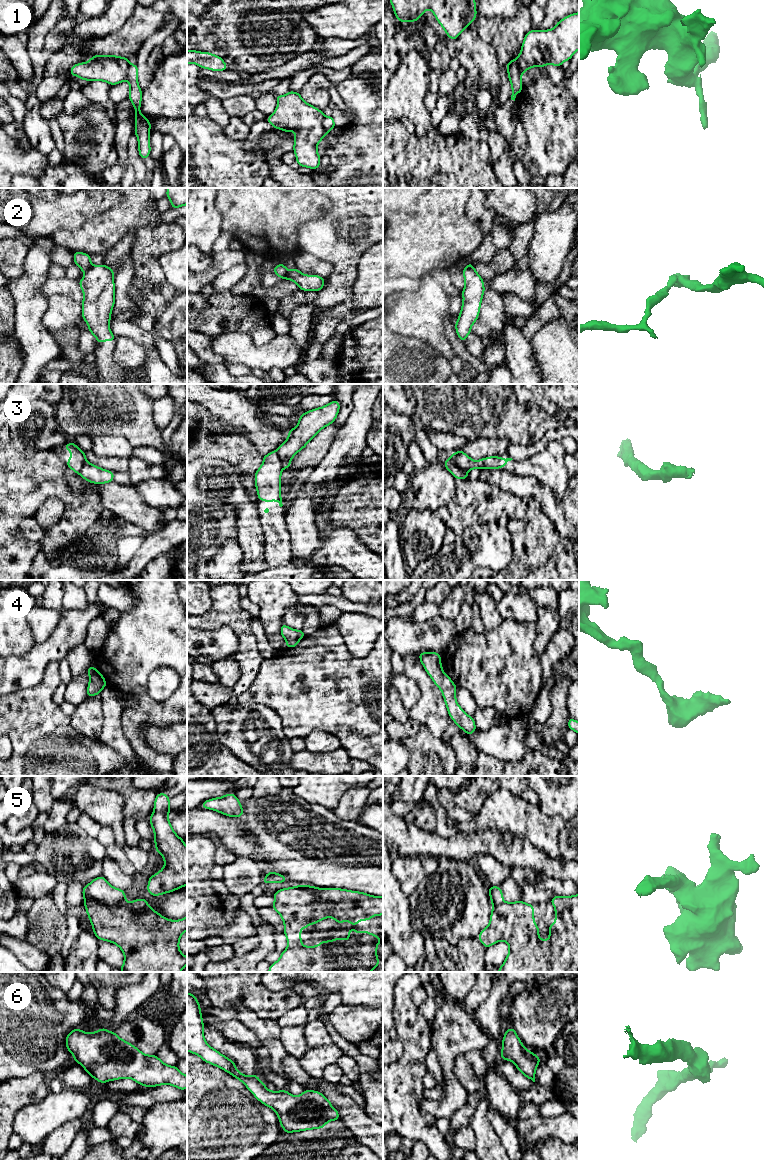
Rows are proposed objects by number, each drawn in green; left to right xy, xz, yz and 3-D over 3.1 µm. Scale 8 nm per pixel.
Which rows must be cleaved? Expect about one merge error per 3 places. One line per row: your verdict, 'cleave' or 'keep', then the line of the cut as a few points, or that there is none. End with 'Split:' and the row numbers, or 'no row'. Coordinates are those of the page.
1: cleave; cut yz (513, 60), (522, 72)
2: cleave; cut xy (92, 265), (85, 272)
3: cleave; cut yz (449, 457), (459, 468), (466, 472)
4: keep; cut none
5: cleave; cut xy (85, 886), (86, 892), (92, 898), (109, 904), (124, 902)
6: keep; cut none
Split: 1, 2, 3, 5

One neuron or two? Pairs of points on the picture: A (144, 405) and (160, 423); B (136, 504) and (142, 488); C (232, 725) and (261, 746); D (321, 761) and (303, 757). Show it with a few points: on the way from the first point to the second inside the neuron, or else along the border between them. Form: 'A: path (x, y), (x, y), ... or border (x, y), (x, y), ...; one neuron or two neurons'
A: border (152, 401), (152, 418), (155, 428), (160, 433); two neurons
B: border (132, 485), (147, 504), (158, 508); two neurons
C: path (240, 732), (246, 738), (258, 738); one neuron
D: path (317, 761), (307, 761); one neuron

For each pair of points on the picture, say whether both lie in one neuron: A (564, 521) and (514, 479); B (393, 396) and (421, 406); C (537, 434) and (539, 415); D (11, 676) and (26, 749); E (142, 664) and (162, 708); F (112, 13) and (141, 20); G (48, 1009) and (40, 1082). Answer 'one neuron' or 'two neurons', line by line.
A: one neuron
B: one neuron
C: one neuron
D: two neurons
E: one neuron
F: two neurons
G: two neurons

